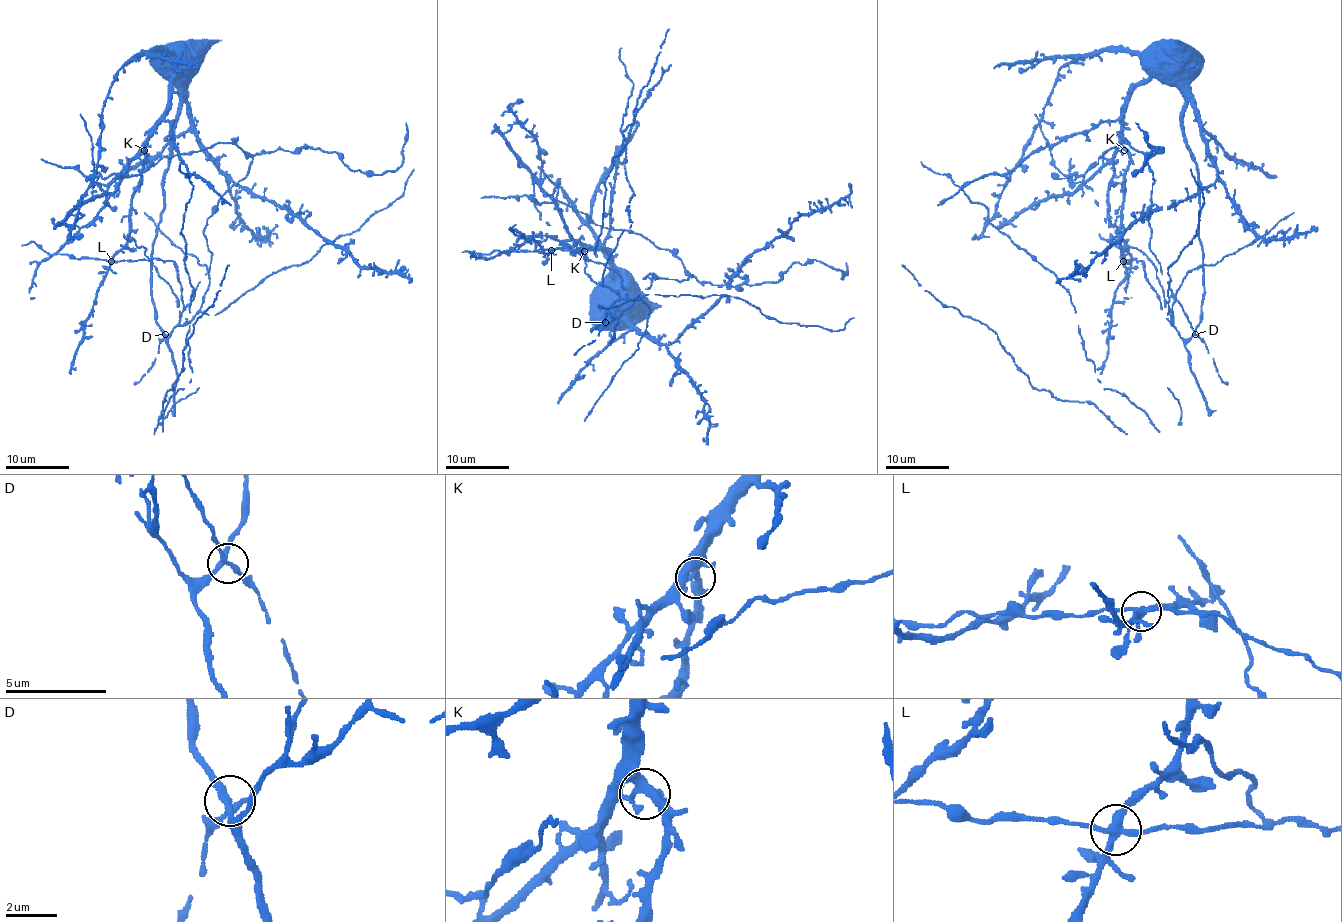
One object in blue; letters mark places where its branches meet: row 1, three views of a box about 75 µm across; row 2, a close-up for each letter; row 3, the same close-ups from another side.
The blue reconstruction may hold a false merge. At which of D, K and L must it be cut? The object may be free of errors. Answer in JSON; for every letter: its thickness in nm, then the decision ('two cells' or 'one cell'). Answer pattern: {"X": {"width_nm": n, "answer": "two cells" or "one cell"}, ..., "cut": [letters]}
{"D": {"width_nm": 240, "answer": "one cell"}, "K": {"width_nm": 320, "answer": "one cell"}, "L": {"width_nm": 320, "answer": "one cell"}, "cut": []}

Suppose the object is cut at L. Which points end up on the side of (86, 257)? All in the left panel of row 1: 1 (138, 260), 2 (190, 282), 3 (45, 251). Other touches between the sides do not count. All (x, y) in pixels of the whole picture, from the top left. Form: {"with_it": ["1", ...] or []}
{"with_it": ["1", "3"]}

